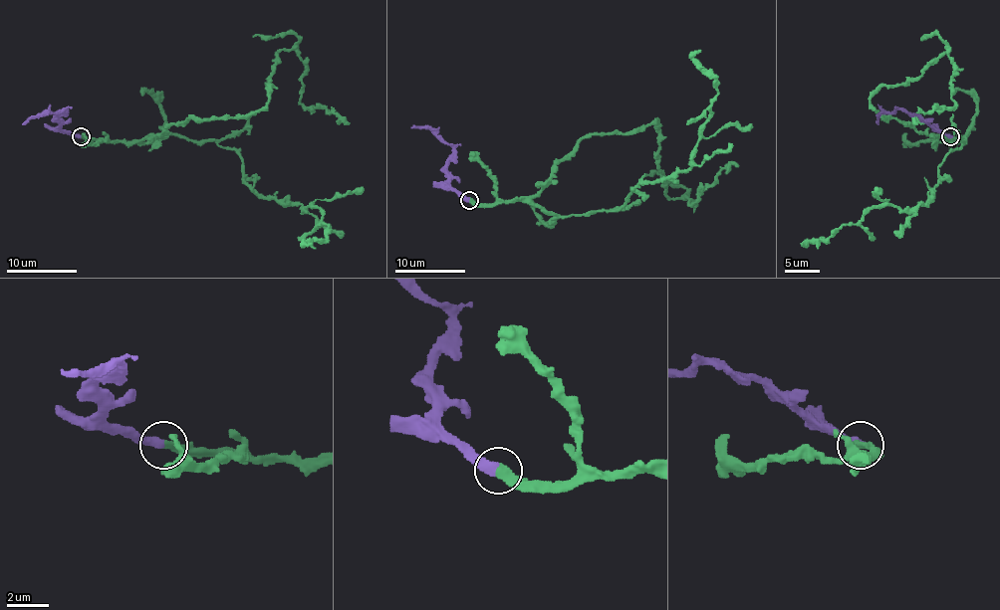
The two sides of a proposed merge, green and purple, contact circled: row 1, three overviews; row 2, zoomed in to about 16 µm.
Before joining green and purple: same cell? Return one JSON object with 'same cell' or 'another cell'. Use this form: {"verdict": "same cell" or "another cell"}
{"verdict": "same cell"}

